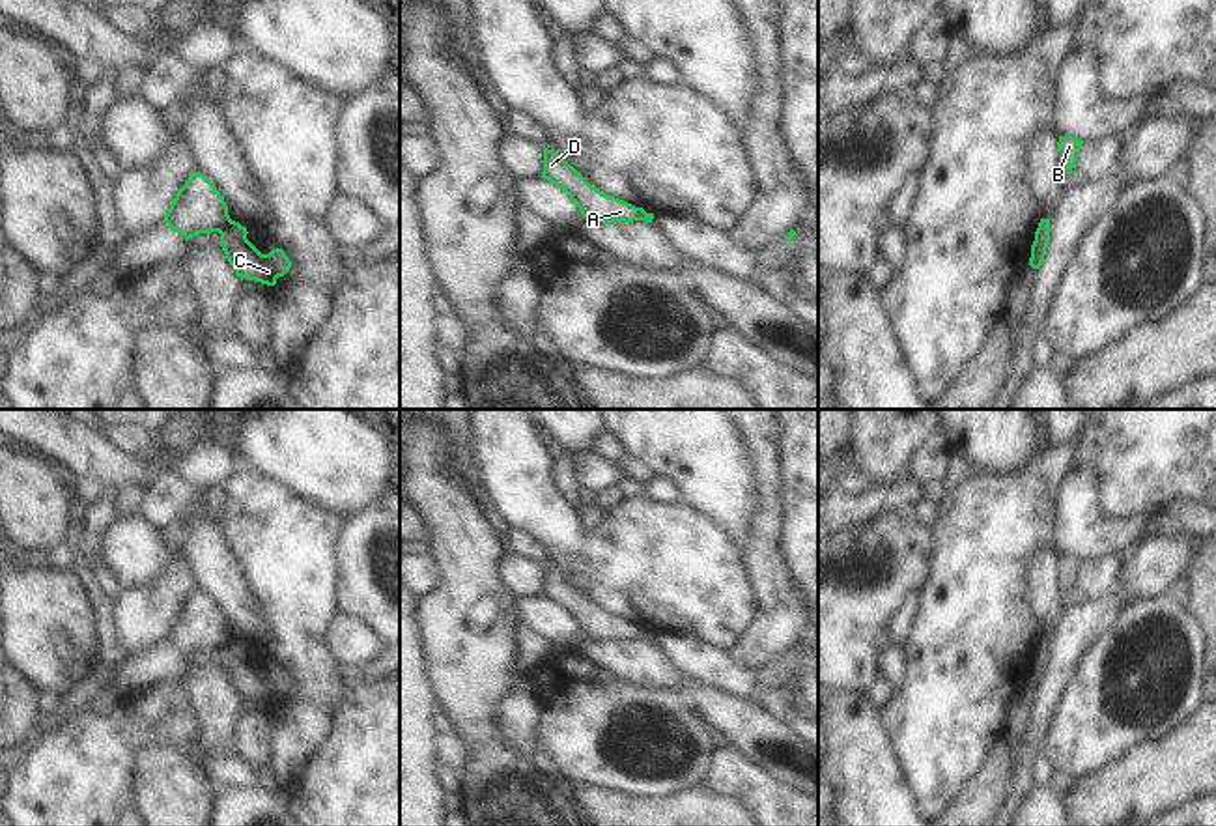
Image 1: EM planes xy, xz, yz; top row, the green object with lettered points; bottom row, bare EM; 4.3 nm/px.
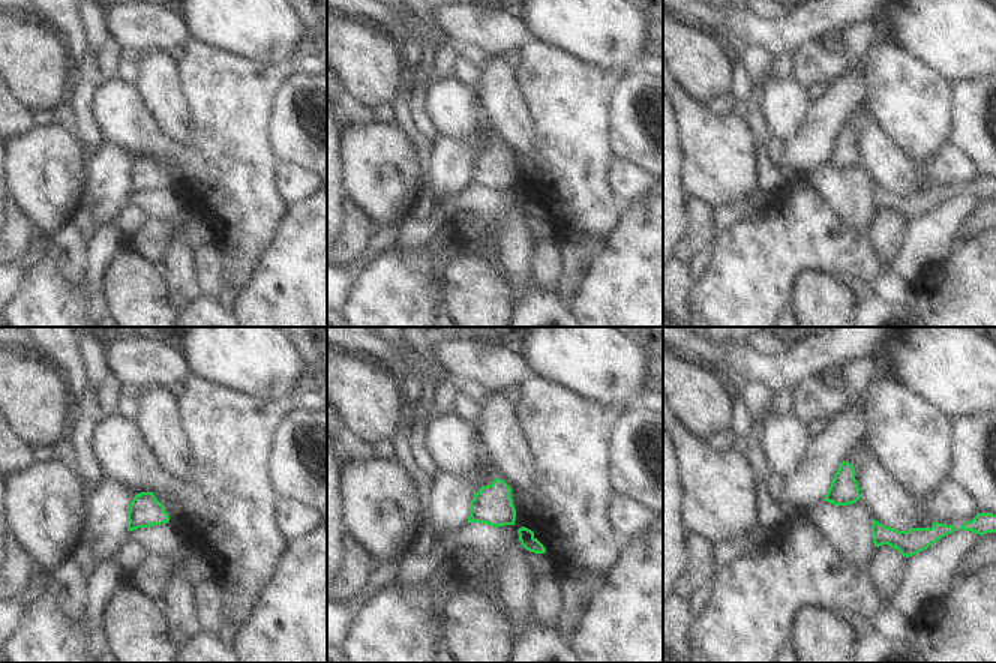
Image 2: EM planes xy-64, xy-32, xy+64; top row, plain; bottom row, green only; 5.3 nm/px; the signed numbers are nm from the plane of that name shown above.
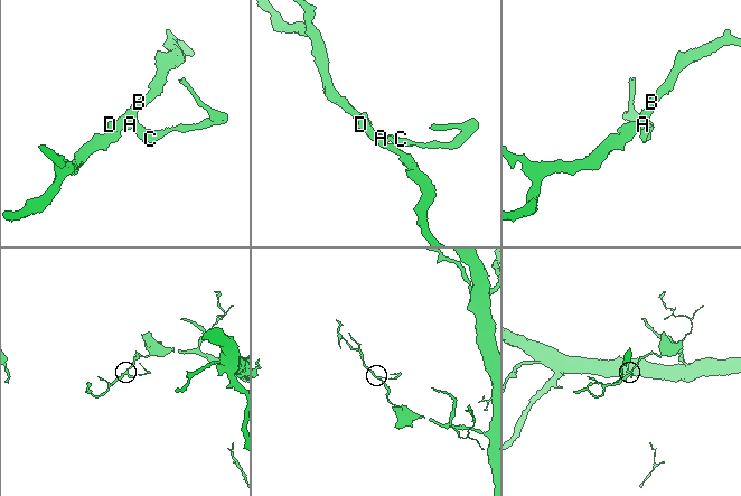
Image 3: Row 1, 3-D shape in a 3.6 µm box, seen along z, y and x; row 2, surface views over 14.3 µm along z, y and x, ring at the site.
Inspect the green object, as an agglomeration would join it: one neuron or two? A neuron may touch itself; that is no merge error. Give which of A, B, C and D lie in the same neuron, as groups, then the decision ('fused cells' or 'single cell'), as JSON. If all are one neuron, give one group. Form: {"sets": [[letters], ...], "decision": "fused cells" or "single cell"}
{"sets": [["A", "B", "D"], ["C"]], "decision": "fused cells"}

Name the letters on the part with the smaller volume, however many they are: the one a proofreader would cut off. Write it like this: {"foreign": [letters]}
{"foreign": ["C"]}

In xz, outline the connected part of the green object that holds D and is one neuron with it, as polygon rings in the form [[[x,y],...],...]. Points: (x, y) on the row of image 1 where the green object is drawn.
[[[544,148],[542,178],[562,189],[590,222],[644,221],[646,211],[592,187],[557,151]]]

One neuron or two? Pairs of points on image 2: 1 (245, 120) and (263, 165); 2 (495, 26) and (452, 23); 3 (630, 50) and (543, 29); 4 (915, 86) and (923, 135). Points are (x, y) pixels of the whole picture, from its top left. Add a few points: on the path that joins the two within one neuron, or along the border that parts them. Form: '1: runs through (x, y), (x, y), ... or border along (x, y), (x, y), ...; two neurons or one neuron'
1: runs through (245, 131), (245, 147), (252, 155); one neuron
2: runs through (485, 26), (462, 24); one neuron
3: runs through (609, 32), (603, 29), (564, 29); one neuron
4: runs through (915, 98), (917, 123); one neuron

